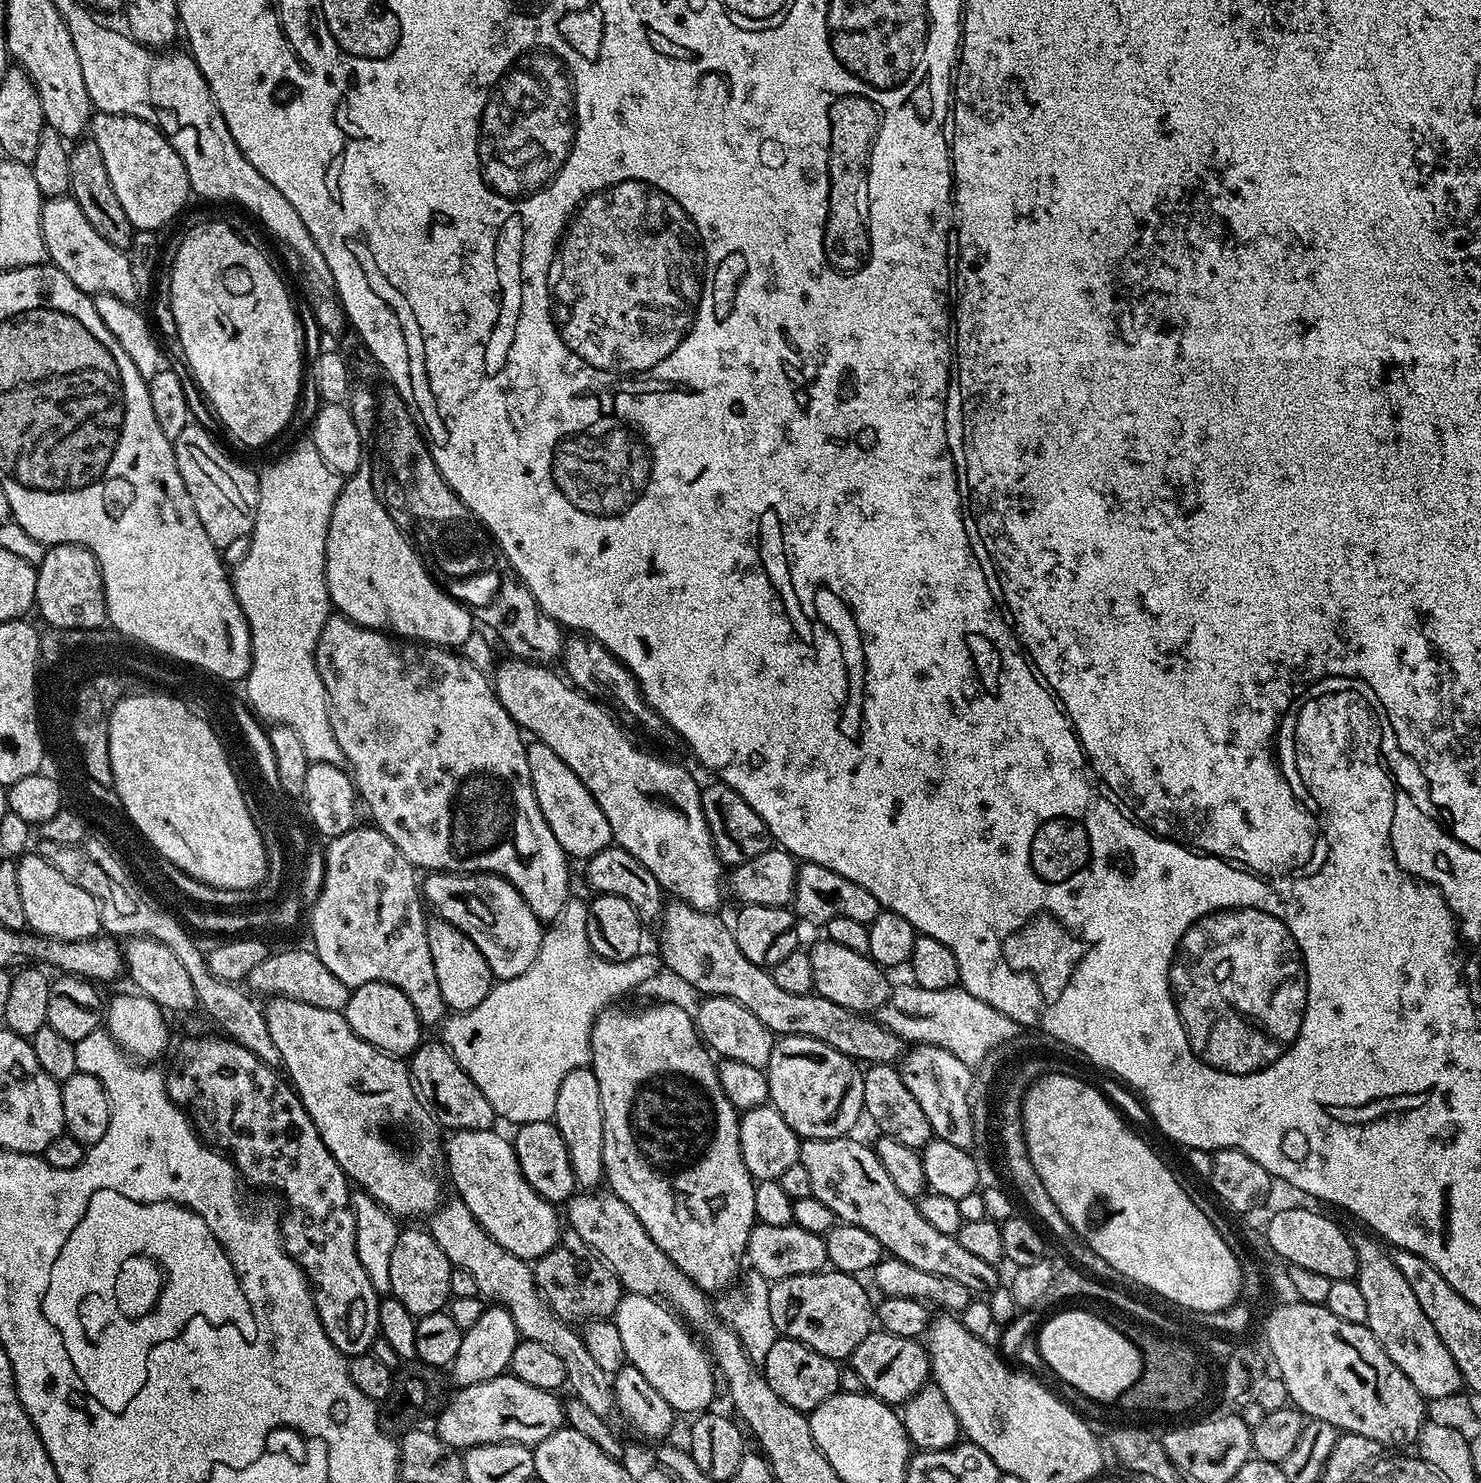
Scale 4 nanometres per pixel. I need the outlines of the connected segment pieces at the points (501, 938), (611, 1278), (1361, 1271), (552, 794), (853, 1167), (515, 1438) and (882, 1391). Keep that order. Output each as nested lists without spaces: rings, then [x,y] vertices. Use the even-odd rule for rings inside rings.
[[[433,872],[425,877],[422,880],[423,899],[436,907],[437,917],[450,921],[482,950],[497,981],[518,978],[518,974],[530,970],[534,958],[538,958],[545,929],[510,882],[500,876],[491,876],[489,872]]]
[[[565,1229],[560,1243],[535,1263],[533,1272],[541,1297],[557,1317],[568,1324],[590,1319],[609,1319],[616,1312],[617,1304],[624,1295],[620,1280],[611,1268],[582,1241],[578,1233]]]
[[[1353,1231],[1350,1239],[1356,1255],[1354,1279],[1366,1297],[1368,1329],[1378,1338],[1382,1350],[1386,1350],[1390,1362],[1414,1382],[1414,1390],[1418,1390],[1425,1401],[1444,1400],[1454,1395],[1462,1388],[1462,1381],[1454,1358],[1450,1358],[1450,1350],[1446,1350],[1442,1338],[1438,1338],[1438,1330],[1434,1330],[1430,1318],[1426,1318],[1422,1306],[1418,1306],[1418,1298],[1414,1298],[1406,1278],[1402,1278],[1402,1270],[1394,1266],[1392,1252],[1367,1231],[1359,1231]]]
[[[532,742],[527,745],[527,749],[530,782],[534,786],[542,818],[546,818],[550,830],[554,830],[554,838],[558,838],[569,857],[587,858],[609,847],[613,843],[610,822],[606,822],[606,814],[602,814],[598,802],[594,802],[590,790],[586,790],[578,774],[574,774],[574,770],[570,770],[570,766],[566,766],[566,762],[562,762],[562,758],[550,750],[550,746]]]
[[[846,1135],[801,1139],[800,1142],[799,1164],[806,1166],[810,1174],[812,1196],[830,1206],[837,1221],[862,1226],[862,1230],[878,1238],[885,1253],[918,1270],[926,1270],[926,1274],[954,1278],[954,1282],[962,1282],[962,1286],[974,1294],[988,1294],[1001,1287],[997,1265],[970,1254],[959,1238],[934,1230],[916,1209],[916,1201],[906,1198],[906,1194],[900,1193],[894,1182],[890,1182],[890,1174],[886,1174],[886,1166],[882,1166],[876,1156],[875,1147],[868,1145],[867,1148],[862,1141],[852,1139]]]
[[[511,1374],[466,1386],[455,1394],[457,1396],[452,1401],[449,1399],[439,1409],[434,1431],[442,1443],[457,1450],[502,1442],[535,1446],[542,1442],[542,1438],[550,1438],[550,1434],[566,1424],[564,1405],[556,1392],[529,1386]]]
[[[873,1330],[858,1342],[850,1357],[850,1367],[858,1372],[871,1395],[893,1406],[903,1406],[930,1380],[927,1347],[919,1339],[902,1338],[883,1330]]]

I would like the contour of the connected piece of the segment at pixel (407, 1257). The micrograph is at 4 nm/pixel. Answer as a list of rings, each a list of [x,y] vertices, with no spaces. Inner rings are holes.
[[[405,1227],[398,1234],[394,1251],[390,1254],[391,1299],[402,1302],[402,1306],[406,1306],[406,1310],[410,1310],[410,1314],[417,1318],[445,1311],[452,1296],[452,1269],[451,1262],[446,1258],[442,1246],[438,1246],[431,1231]]]

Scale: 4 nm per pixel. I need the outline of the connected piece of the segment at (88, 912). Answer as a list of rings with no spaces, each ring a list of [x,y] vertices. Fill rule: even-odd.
[[[39,854],[19,857],[16,869],[22,907],[26,909],[26,925],[31,931],[55,940],[91,940],[93,936],[101,935],[100,911],[94,898],[90,898],[82,886],[74,886],[66,874],[58,874],[58,870]]]

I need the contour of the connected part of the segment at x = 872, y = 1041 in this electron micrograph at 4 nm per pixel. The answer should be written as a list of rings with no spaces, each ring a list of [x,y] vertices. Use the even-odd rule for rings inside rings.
[[[669,903],[662,913],[662,923],[659,925],[658,931],[660,931],[658,952],[662,957],[663,967],[667,971],[669,968],[678,979],[685,980],[690,987],[704,992],[700,994],[705,997],[725,996],[746,1006],[746,1010],[750,1010],[750,1014],[754,1014],[754,1018],[758,1018],[758,1022],[762,1022],[762,1026],[766,1026],[777,1037],[809,1036],[818,1042],[826,1042],[826,1046],[851,1056],[857,1062],[865,1060],[863,1063],[868,1066],[874,1064],[895,1065],[906,1051],[905,1041],[871,1015],[851,1012],[846,1010],[846,1006],[838,1006],[838,1002],[830,1002],[830,998],[822,998],[812,992],[795,996],[787,990],[780,989],[778,982],[774,982],[769,969],[759,968],[754,962],[750,962],[750,958],[746,958],[746,954],[742,954],[742,950],[738,950],[738,942],[731,927],[727,923],[724,925],[712,912],[703,912],[689,904]]]

